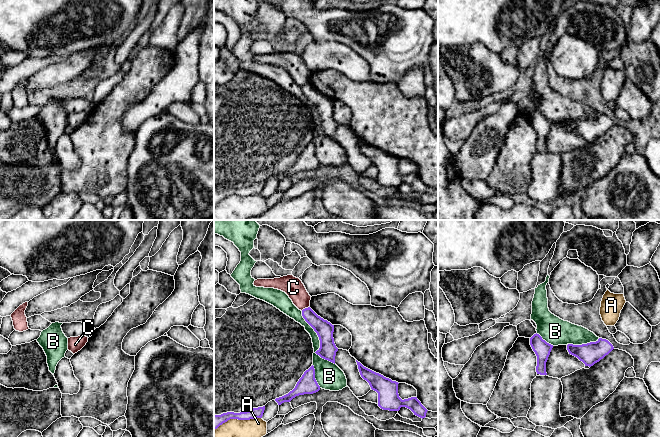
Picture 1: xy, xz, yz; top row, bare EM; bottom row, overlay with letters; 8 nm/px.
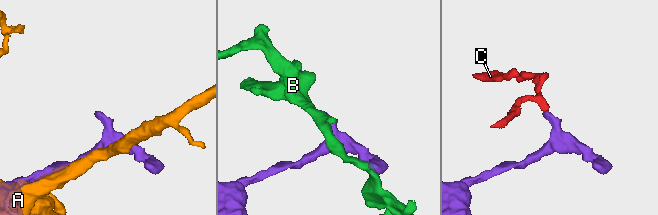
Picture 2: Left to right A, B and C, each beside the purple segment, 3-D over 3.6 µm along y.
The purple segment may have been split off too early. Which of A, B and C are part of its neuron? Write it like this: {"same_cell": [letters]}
{"same_cell": []}

